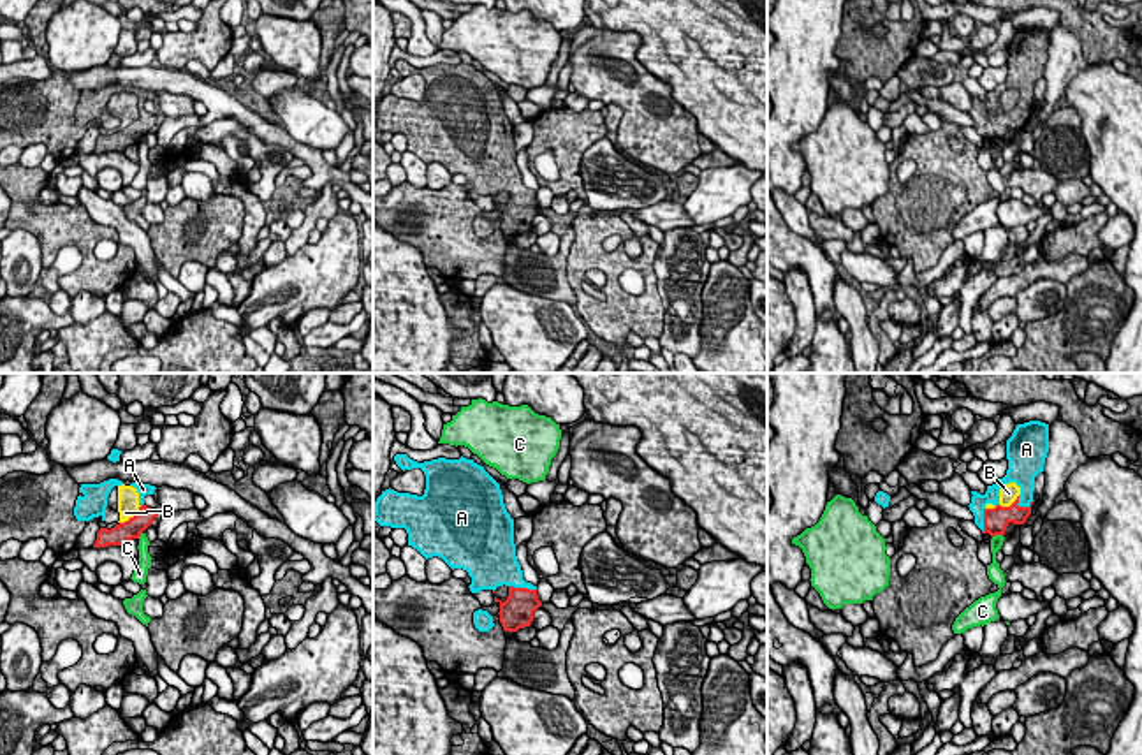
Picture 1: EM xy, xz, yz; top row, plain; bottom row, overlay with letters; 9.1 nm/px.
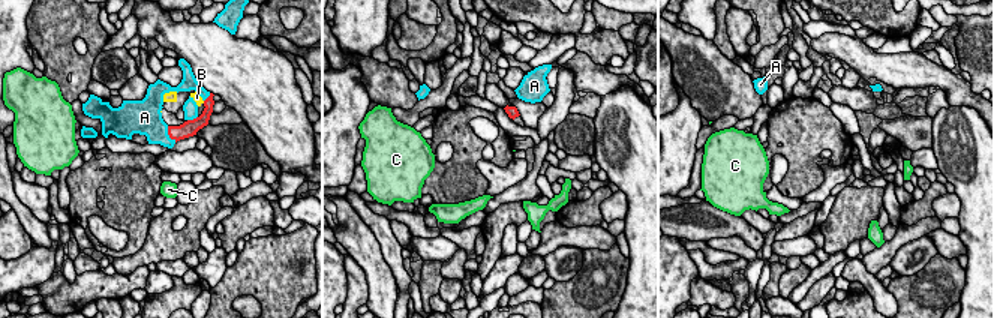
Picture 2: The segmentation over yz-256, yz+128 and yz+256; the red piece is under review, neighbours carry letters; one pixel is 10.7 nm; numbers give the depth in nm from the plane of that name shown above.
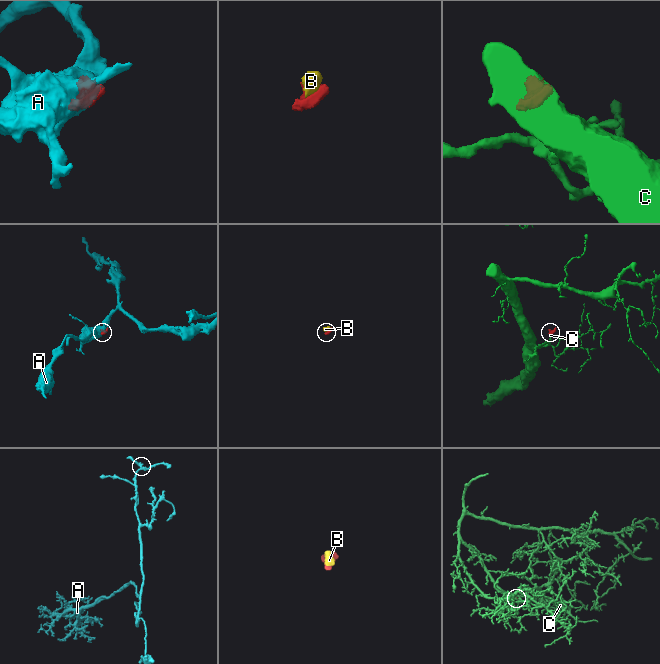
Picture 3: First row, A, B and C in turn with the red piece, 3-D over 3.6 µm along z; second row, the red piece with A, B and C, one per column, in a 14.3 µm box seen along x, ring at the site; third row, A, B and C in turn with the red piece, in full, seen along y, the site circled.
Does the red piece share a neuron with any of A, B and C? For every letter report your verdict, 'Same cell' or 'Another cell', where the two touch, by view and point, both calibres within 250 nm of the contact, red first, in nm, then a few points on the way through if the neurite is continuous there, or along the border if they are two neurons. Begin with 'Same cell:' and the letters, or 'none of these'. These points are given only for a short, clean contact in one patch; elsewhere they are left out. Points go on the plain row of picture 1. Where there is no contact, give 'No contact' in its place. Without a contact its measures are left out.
Same cell: A
A: Same cell. Touches red at xz (523, 194). Thickness 300 nm (red) against 280 nm
B: Another cell. Touches red at xy (131, 124). Thickness 190 nm (red) against 190 nm
C: Another cell. Touches red at yz (996, 139). Thickness 240 nm (red) against 120 nm. Boundary: yz (1002, 139), (993, 143)

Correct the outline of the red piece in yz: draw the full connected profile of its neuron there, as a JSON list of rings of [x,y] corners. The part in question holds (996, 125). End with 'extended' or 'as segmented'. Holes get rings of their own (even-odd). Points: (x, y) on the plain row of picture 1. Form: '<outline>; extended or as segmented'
[[[1029,26],[1017,30],[1007,46],[1008,76],[996,90],[987,92],[984,100],[971,97],[968,111],[975,121],[975,130],[991,143],[1005,141],[1010,128],[1024,130],[1031,120],[1035,83],[1043,77],[1049,58],[1049,30]],[[1015,88],[1021,100],[1010,113],[999,111],[999,95]]]; extended

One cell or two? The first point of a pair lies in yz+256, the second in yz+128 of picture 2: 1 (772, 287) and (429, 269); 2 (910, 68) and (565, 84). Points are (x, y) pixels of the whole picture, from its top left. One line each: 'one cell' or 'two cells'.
1: one cell
2: two cells

